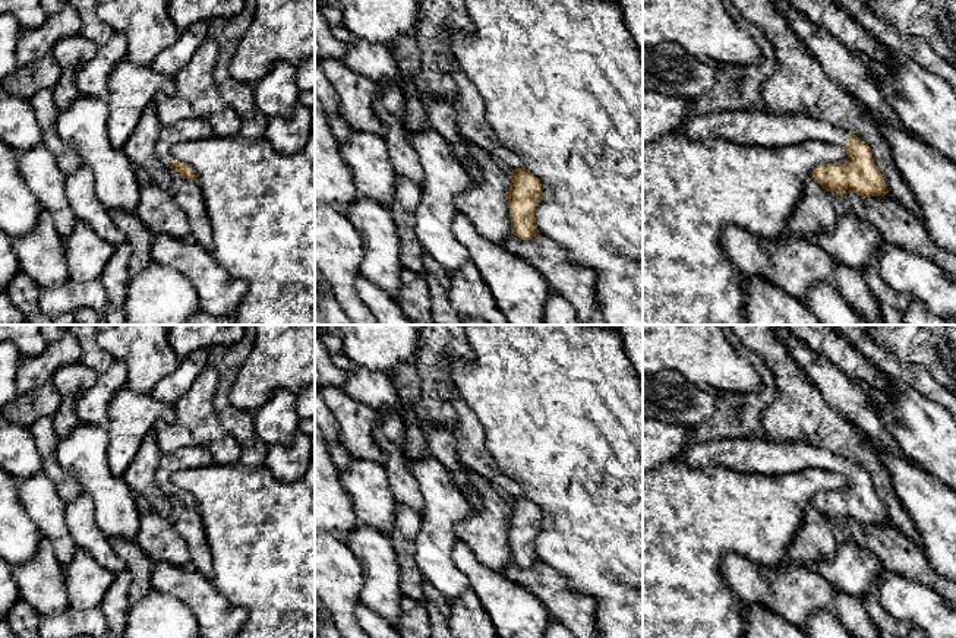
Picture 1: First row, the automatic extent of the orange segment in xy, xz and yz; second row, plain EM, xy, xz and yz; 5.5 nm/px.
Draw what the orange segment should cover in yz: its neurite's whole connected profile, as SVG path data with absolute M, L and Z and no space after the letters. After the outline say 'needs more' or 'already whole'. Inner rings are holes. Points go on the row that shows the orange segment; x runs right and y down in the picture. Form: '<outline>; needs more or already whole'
M769 110L714 111L687 119L679 132L690 139L714 138L745 146L782 148L808 140L843 146L848 154L846 161L814 167L813 179L826 192L836 192L842 196L848 189L862 199L889 193L870 146L858 136L813 117Z; needs more

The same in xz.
M526 168L512 170L511 187L504 195L508 199L512 234L521 240L531 240L539 234L534 211L542 202L542 183Z; already whole

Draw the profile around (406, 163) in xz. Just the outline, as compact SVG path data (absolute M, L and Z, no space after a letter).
M385 126L384 140L395 174L411 180L422 189L425 186L425 174L420 158L408 140L407 129Z

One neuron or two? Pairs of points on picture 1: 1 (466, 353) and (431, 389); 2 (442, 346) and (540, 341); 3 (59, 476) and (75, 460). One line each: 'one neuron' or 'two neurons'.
1: one neuron
2: two neurons
3: two neurons

